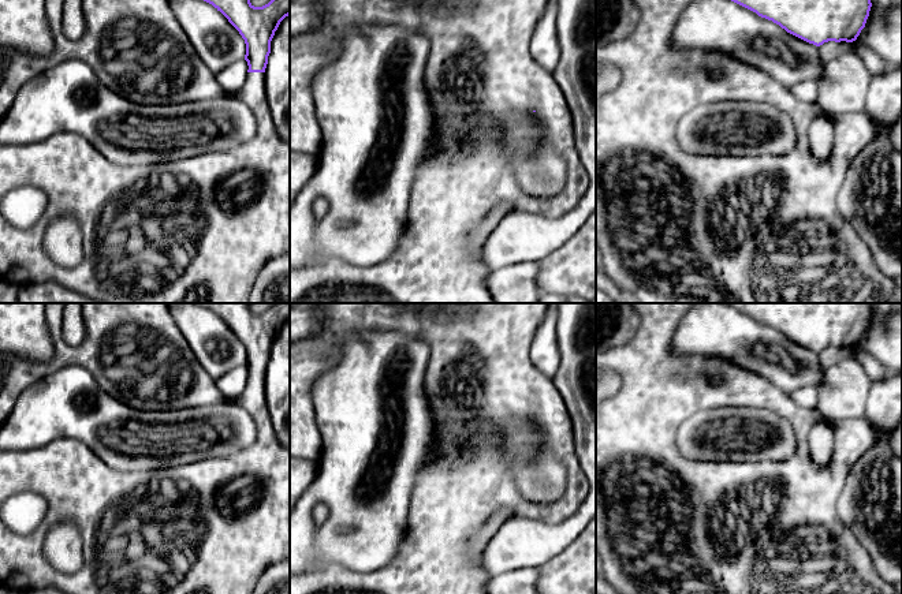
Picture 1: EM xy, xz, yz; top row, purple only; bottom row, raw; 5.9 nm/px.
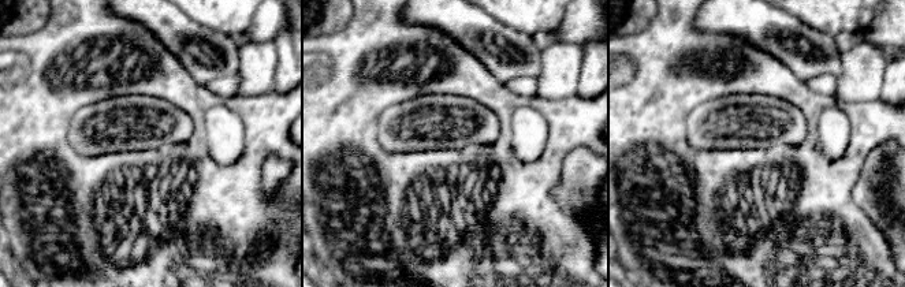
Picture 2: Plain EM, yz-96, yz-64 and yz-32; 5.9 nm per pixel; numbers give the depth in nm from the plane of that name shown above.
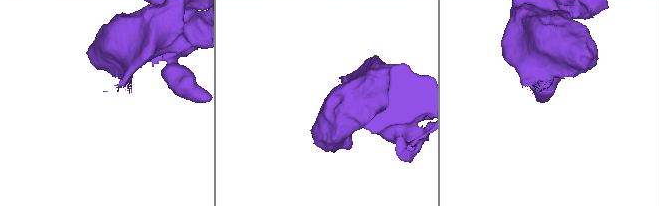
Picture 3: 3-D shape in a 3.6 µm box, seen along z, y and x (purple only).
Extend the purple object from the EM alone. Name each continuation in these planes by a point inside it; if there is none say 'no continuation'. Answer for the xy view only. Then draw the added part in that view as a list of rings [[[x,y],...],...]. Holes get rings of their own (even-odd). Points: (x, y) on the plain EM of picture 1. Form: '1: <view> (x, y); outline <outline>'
1: xy (243, 499); outline [[[249,378],[236,403],[253,418],[257,440],[230,456],[212,457],[165,468],[160,475],[184,485],[201,515],[198,550],[193,550],[190,571],[172,589],[160,594],[253,594],[264,572],[290,556],[290,448],[282,445],[273,430],[264,397],[264,378]]]

